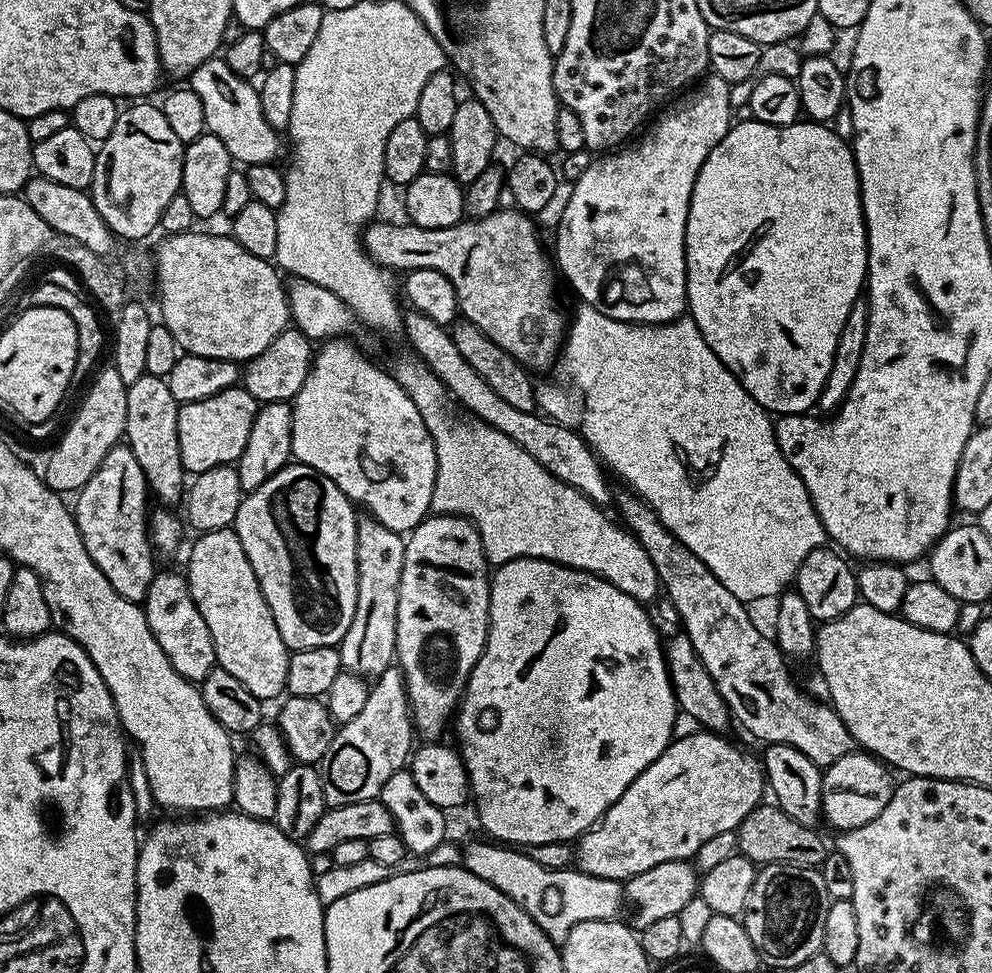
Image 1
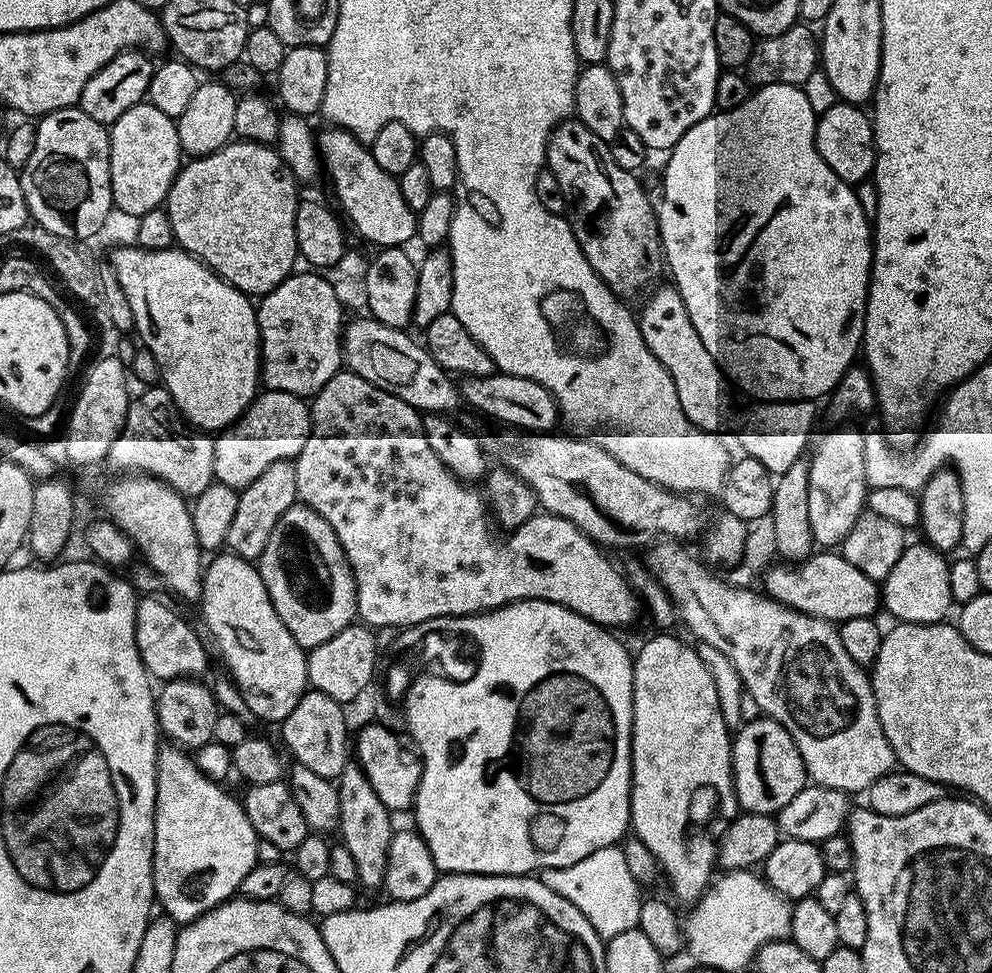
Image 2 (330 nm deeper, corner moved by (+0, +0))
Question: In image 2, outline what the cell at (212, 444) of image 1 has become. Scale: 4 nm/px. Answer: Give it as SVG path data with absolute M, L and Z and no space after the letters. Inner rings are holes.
M261 391L234 427L215 437L215 479L221 484L242 490L254 482L254 478L258 478L266 466L299 456L311 432L312 409L307 399L289 392Z

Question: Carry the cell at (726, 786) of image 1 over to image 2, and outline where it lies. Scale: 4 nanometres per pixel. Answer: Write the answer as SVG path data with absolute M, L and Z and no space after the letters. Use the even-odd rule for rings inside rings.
M761 718L745 723L735 733L732 741L732 777L736 783L736 803L744 812L757 812L771 816L782 810L809 783L808 772L804 769L802 754L790 738L790 734L777 720Z

